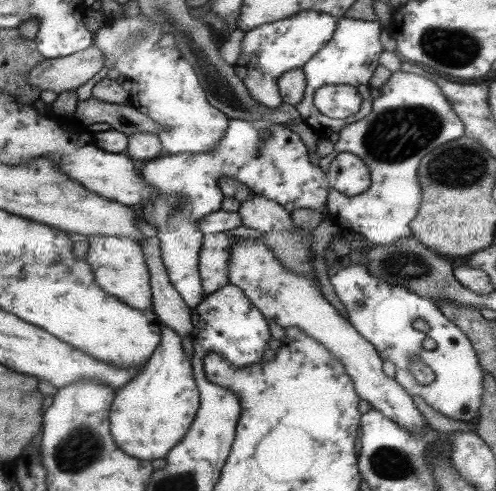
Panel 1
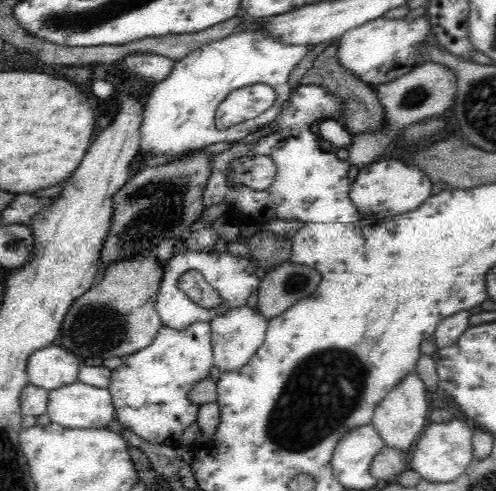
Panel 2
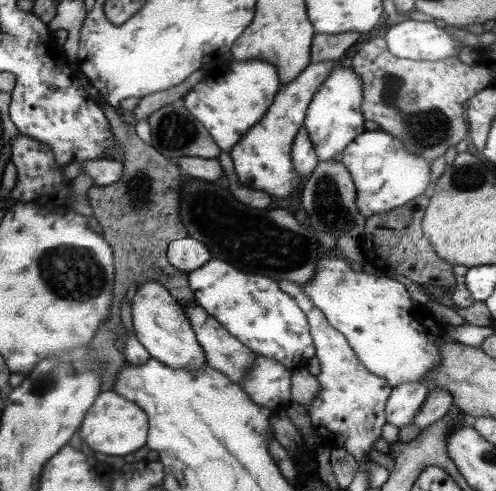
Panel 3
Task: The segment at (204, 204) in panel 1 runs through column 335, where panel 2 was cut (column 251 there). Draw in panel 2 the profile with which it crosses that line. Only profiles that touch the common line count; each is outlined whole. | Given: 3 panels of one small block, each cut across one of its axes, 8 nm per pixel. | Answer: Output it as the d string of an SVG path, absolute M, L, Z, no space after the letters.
M240 156L228 164L228 188L264 192L276 180L278 168L270 156Z

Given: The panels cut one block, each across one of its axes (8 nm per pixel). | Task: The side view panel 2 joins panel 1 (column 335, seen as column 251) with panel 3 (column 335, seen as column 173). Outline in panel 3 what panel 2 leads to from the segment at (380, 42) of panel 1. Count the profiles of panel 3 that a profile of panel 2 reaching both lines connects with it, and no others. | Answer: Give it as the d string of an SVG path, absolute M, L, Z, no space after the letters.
M337 64L333 72L327 76L327 80L319 86L319 92L315 92L315 96L311 98L303 120L303 128L307 132L307 140L315 152L317 162L333 160L337 154L345 150L345 146L349 146L359 134L365 132L361 102L363 102L363 86L359 76L353 72L353 68Z

